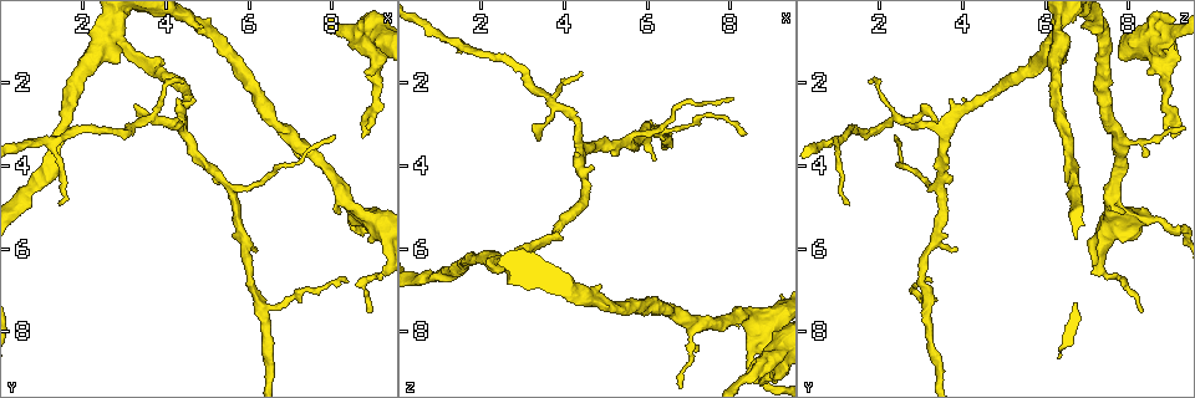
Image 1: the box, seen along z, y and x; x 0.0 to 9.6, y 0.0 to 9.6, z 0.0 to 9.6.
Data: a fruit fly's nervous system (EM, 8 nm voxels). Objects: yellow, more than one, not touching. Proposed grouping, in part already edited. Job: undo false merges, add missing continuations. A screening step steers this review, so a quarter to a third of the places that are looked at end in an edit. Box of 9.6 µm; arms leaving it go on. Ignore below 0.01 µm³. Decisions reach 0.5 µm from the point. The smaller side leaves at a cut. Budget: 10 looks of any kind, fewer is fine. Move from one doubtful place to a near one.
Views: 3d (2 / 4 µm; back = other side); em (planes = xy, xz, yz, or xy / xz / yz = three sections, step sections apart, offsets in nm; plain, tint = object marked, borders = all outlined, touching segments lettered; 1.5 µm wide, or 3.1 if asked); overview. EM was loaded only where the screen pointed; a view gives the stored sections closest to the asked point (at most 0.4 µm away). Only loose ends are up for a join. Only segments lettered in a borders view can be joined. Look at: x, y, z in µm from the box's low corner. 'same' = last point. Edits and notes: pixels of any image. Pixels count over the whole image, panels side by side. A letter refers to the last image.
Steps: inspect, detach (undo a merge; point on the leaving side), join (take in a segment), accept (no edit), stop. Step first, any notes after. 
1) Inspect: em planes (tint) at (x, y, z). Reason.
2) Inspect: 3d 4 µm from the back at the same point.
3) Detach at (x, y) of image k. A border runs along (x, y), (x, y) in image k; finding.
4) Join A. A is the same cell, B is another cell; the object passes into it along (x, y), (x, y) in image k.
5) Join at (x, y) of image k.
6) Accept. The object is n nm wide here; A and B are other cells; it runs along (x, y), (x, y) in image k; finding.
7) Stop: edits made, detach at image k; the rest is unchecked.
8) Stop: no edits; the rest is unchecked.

Inspect: 3d 4 µm at (5.40, 4.45, 3.45).

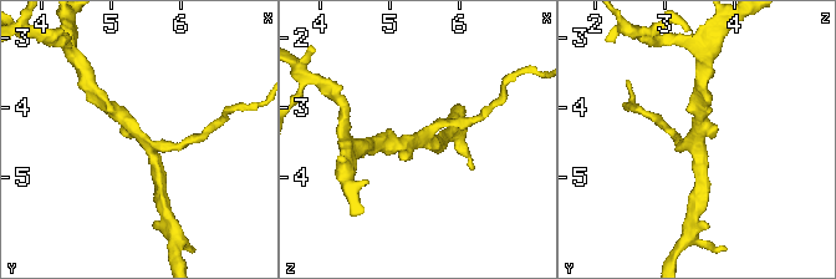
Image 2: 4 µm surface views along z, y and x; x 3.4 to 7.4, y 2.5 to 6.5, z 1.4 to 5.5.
Inspect: em planes (borders) at (5.45, 4.50, 3.50). 3 arms meet here; now the EM.

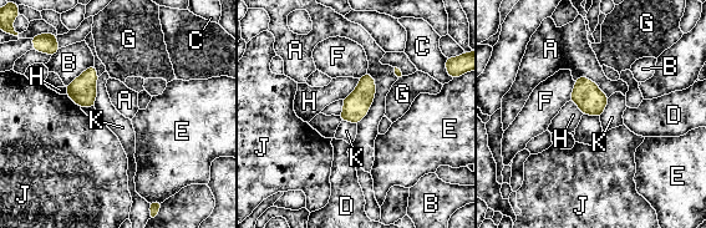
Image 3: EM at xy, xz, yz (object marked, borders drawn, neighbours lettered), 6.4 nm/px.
Accept. The object is 170 nm wide here; A, B, C, D, E, F, G, H, J and K are other cells; a border runs along (98, 77), (94, 106) in image 3; all the same neuron.

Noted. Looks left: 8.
Inspect: 3d 4 µm at (3.85, 2.90, 2.60). Side arm on a straight run.

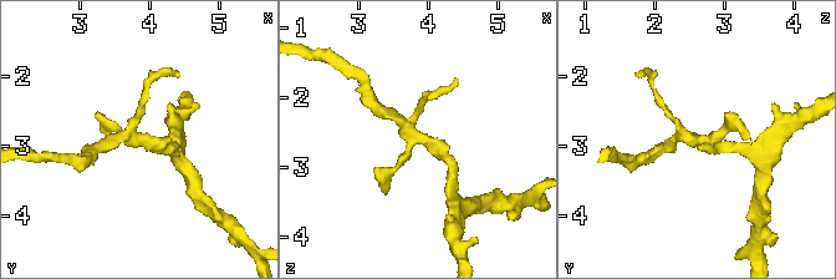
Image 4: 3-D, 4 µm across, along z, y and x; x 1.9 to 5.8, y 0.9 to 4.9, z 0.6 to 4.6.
Inspect: em planes (borders) at (3.80, 2.90, 2.55). Now the EM.

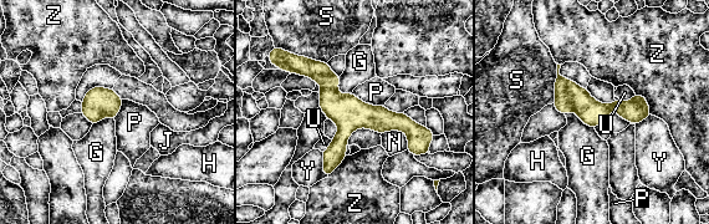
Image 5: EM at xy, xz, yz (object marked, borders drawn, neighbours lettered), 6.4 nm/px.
Accept. G, H, J, N, P, S, U, Y and Z are other cells; it runs along (294, 67), (424, 136) in image 5; all the same neuron.

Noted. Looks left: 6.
Inspect: 3d 4 µm at (1.30, 3.45, 1.05). Arms part here.

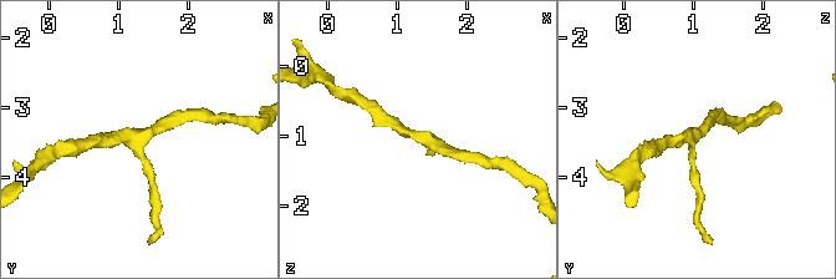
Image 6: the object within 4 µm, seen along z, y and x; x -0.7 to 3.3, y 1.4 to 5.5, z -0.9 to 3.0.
Inspect: em planes (plain) at (1.30, 3.45, 1.00). 3 arms meet here.

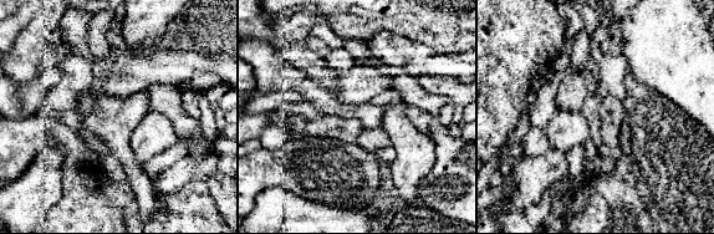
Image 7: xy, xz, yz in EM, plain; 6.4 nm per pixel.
Inspect: em planes (borders) at the same point.

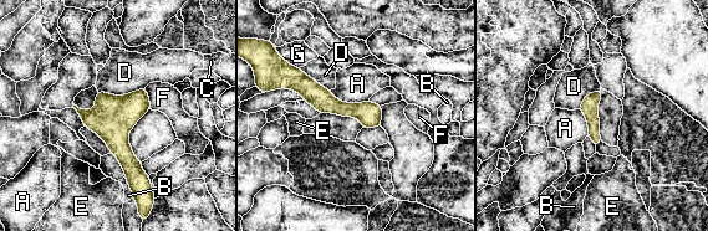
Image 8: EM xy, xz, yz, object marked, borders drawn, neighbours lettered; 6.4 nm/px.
Accept. The longest contact is with D, 320 nm; A, B, C, D, E, F and G are other cells; a border runs along (329, 91), (344, 102), (368, 101) in image 8; all the same neuron.

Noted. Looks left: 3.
Inspect: 3d 2 µm at (8.45, 1.15, 9.00). Thick end.

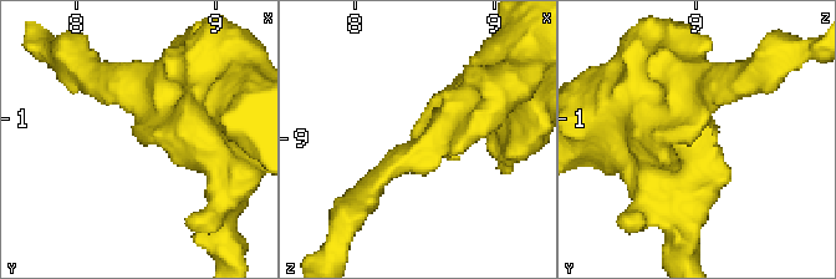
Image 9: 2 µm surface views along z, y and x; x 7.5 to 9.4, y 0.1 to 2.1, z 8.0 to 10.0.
Inspect: em planes (borders) at (8.44, 1.12, 9.00).

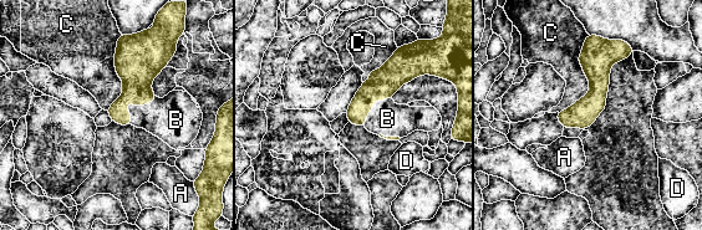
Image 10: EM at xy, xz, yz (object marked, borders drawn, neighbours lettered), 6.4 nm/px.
Join at (168, 118) of image 10. B is the same cell, A, C and D are other cells; the neuron continues.

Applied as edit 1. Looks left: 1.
Stop: edits made, join at image 10; the rest is unchecked.

